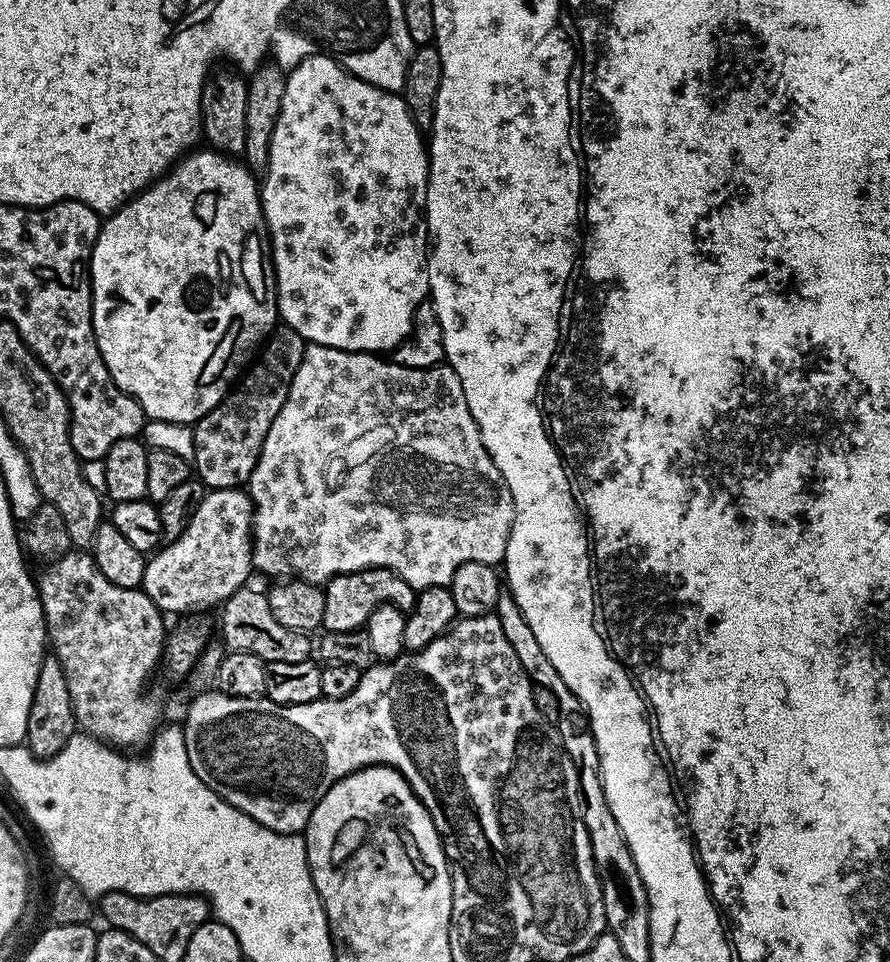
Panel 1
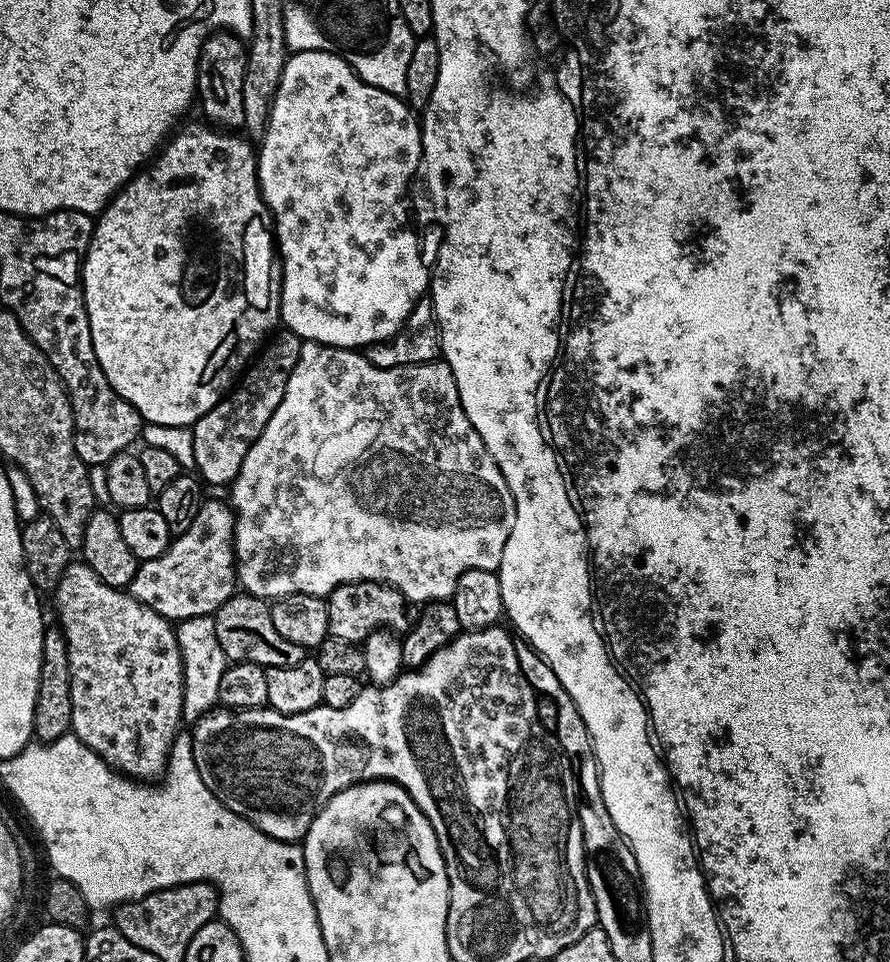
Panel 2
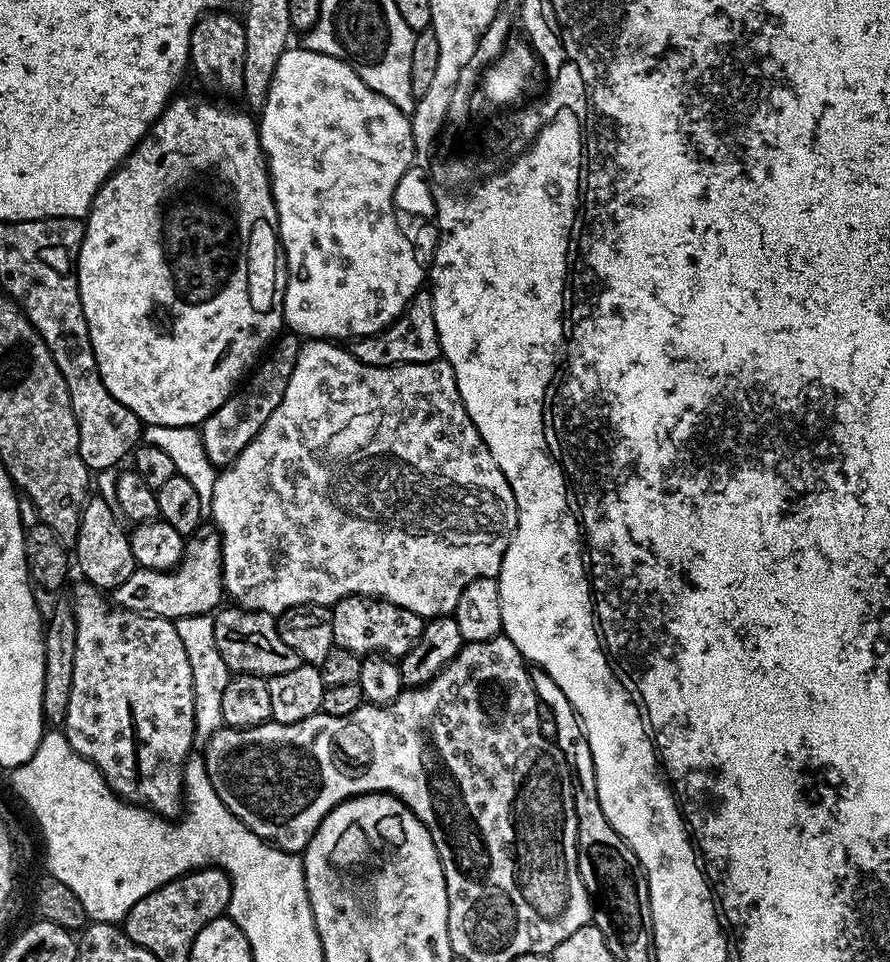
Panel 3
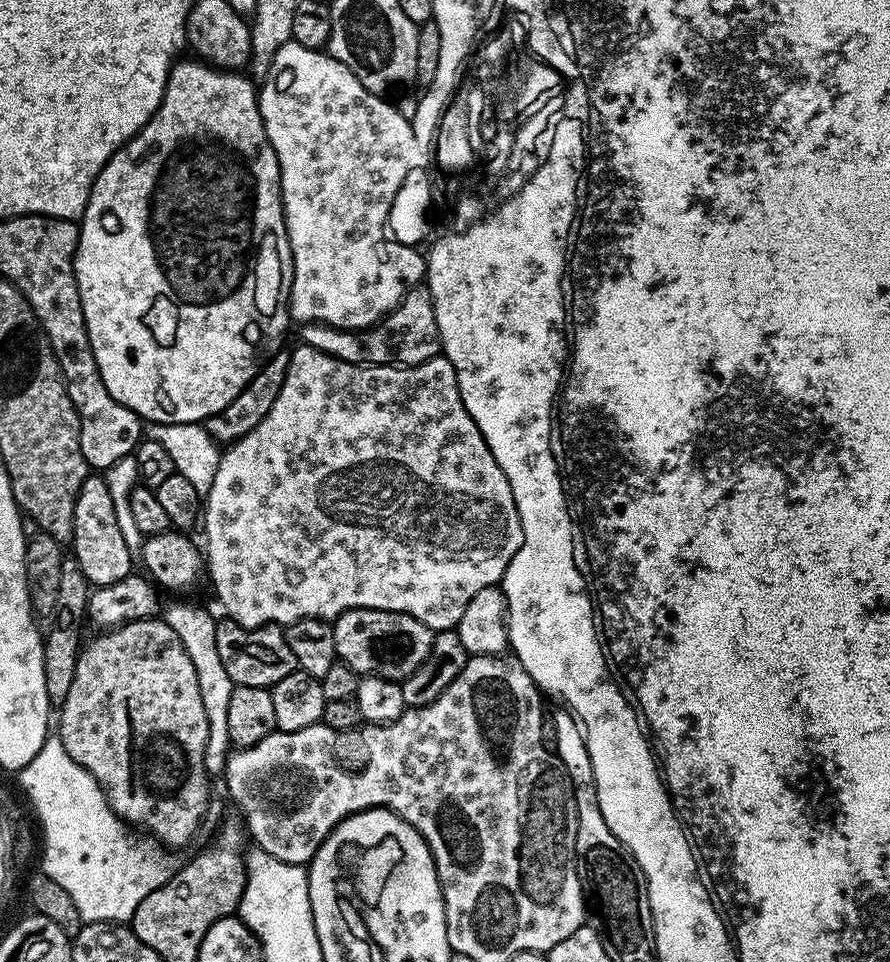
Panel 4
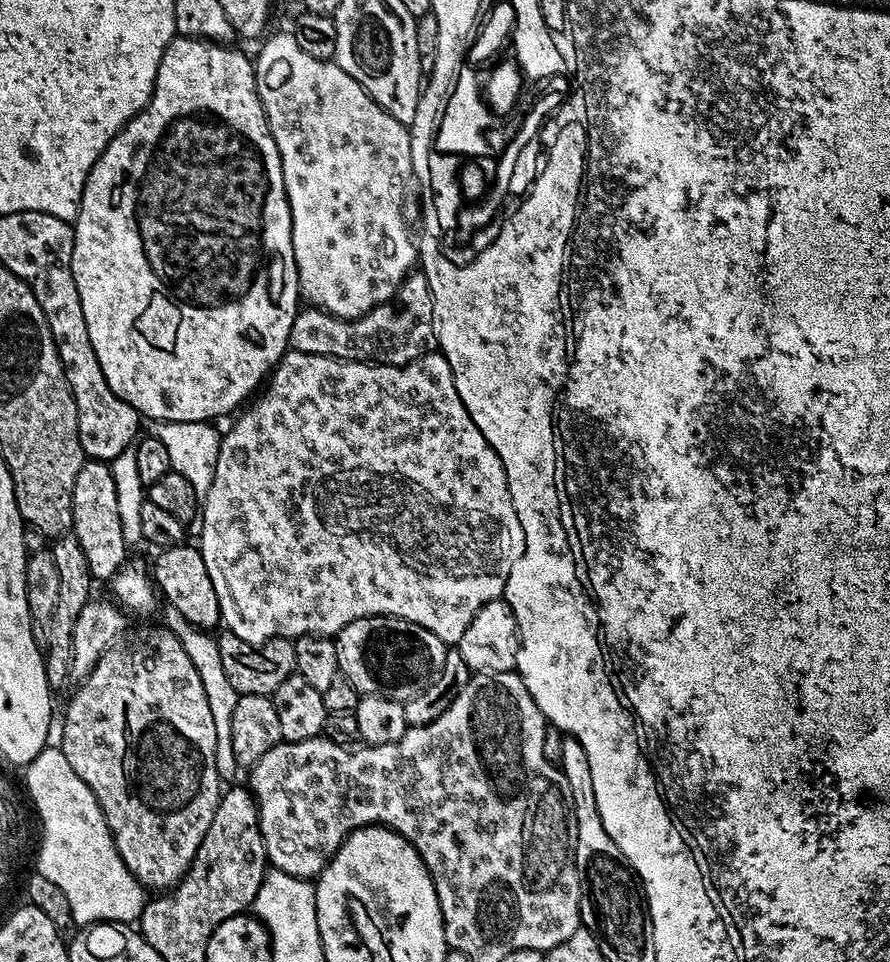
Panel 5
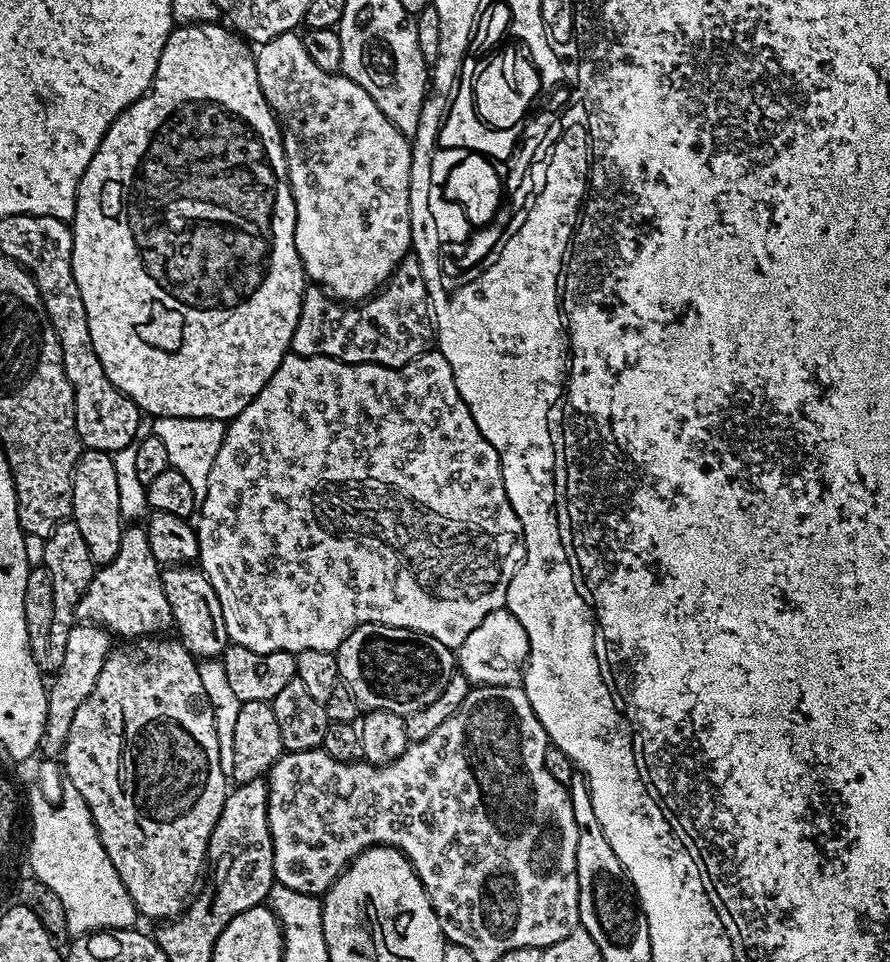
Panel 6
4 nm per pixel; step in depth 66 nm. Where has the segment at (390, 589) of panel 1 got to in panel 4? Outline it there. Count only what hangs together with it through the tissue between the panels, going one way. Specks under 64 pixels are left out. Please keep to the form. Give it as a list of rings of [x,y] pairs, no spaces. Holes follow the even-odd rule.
[[[351,608],[332,624],[339,663],[349,664],[361,674],[379,674],[384,680],[403,682],[428,661],[432,652],[433,629],[418,618],[390,610]]]

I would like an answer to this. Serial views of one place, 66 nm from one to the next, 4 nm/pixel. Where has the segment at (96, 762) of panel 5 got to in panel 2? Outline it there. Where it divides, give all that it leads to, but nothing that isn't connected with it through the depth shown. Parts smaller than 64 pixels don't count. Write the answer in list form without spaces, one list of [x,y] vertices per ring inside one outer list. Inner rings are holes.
[[[83,562],[69,563],[68,569],[62,574],[54,593],[56,612],[60,615],[58,626],[64,632],[70,654],[70,698],[72,699],[72,731],[71,735],[79,738],[91,752],[96,752],[117,772],[141,782],[152,782],[163,777],[164,769],[168,767],[168,755],[172,743],[176,740],[176,733],[181,731],[183,710],[183,658],[180,656],[179,643],[176,641],[176,628],[173,621],[156,613],[144,604],[140,604],[127,591],[111,588],[90,570],[90,566]]]

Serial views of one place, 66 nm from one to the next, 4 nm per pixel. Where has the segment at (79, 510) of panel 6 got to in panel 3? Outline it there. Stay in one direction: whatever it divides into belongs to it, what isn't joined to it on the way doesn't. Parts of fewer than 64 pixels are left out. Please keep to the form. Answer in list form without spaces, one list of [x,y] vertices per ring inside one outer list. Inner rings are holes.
[[[99,494],[89,495],[88,501],[84,503],[82,510],[82,518],[78,526],[78,538],[76,539],[76,547],[74,549],[74,564],[80,567],[80,572],[87,583],[93,584],[101,590],[113,590],[120,587],[130,574],[134,574],[138,567],[134,558],[134,550],[130,550],[130,542],[128,541],[128,532],[122,523],[121,517],[118,515],[117,509],[107,504]]]

